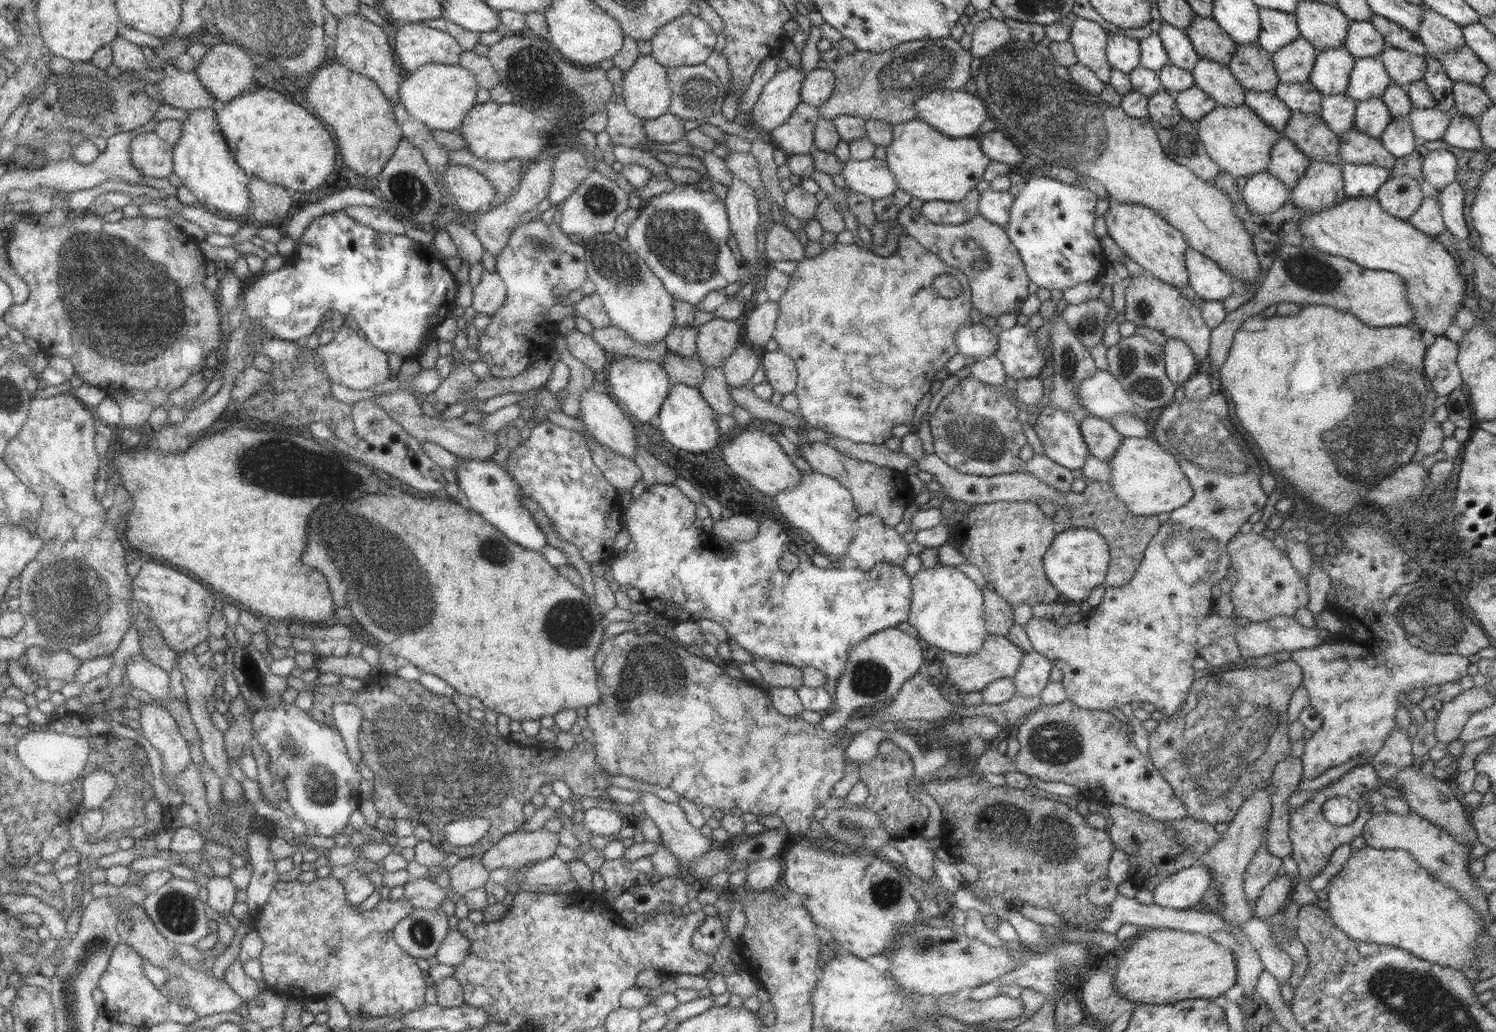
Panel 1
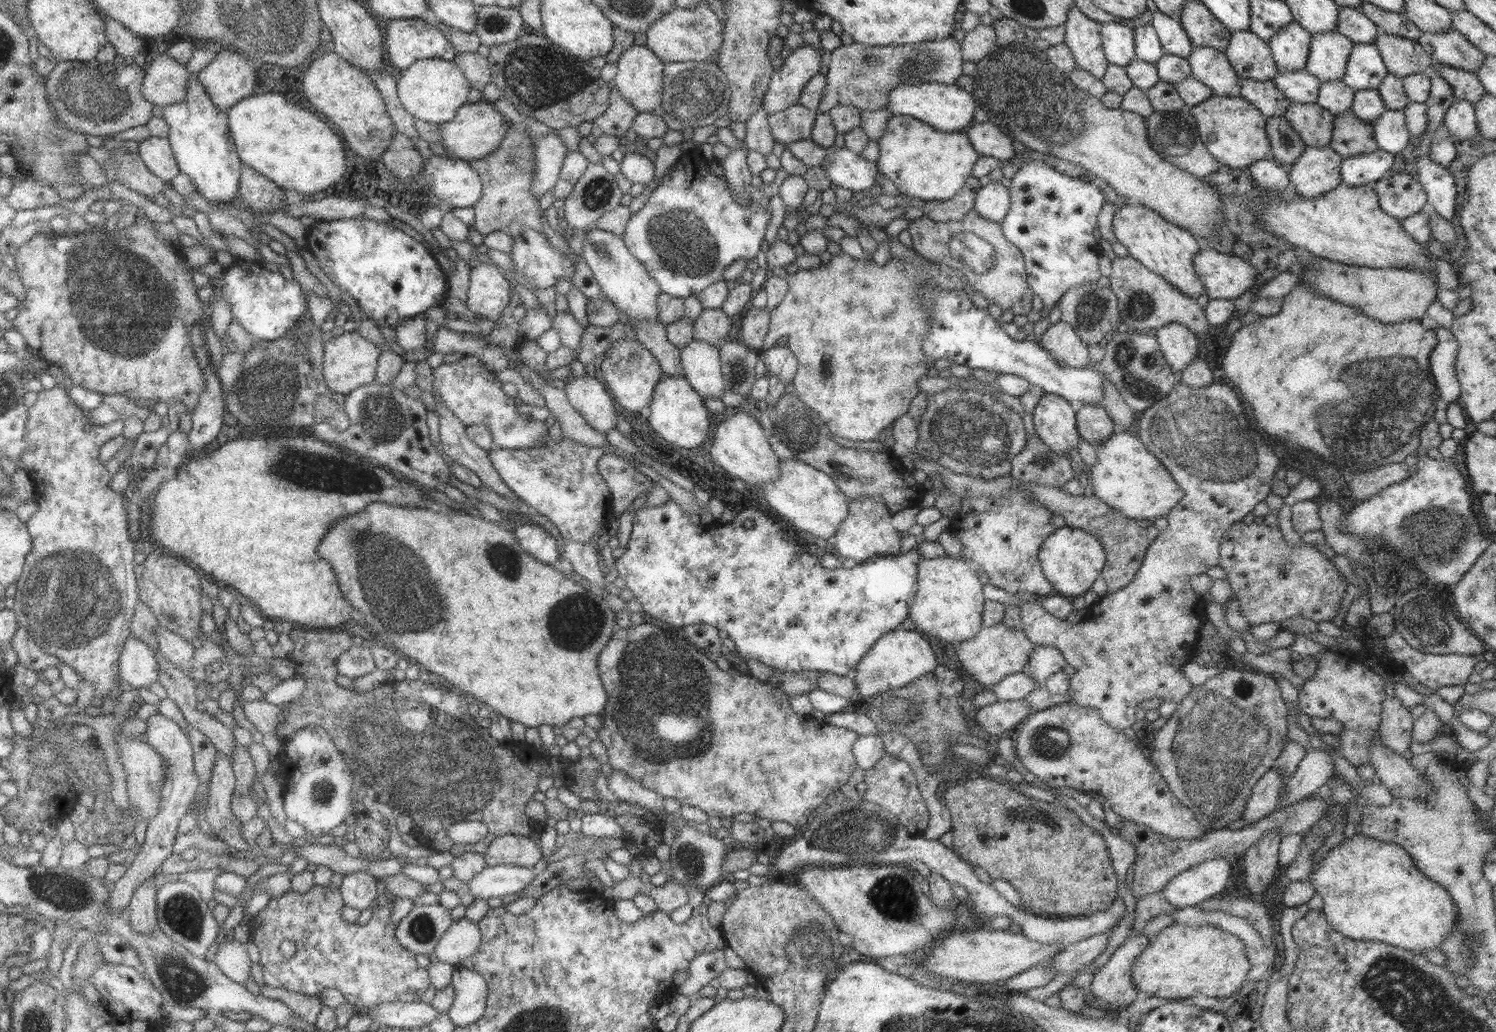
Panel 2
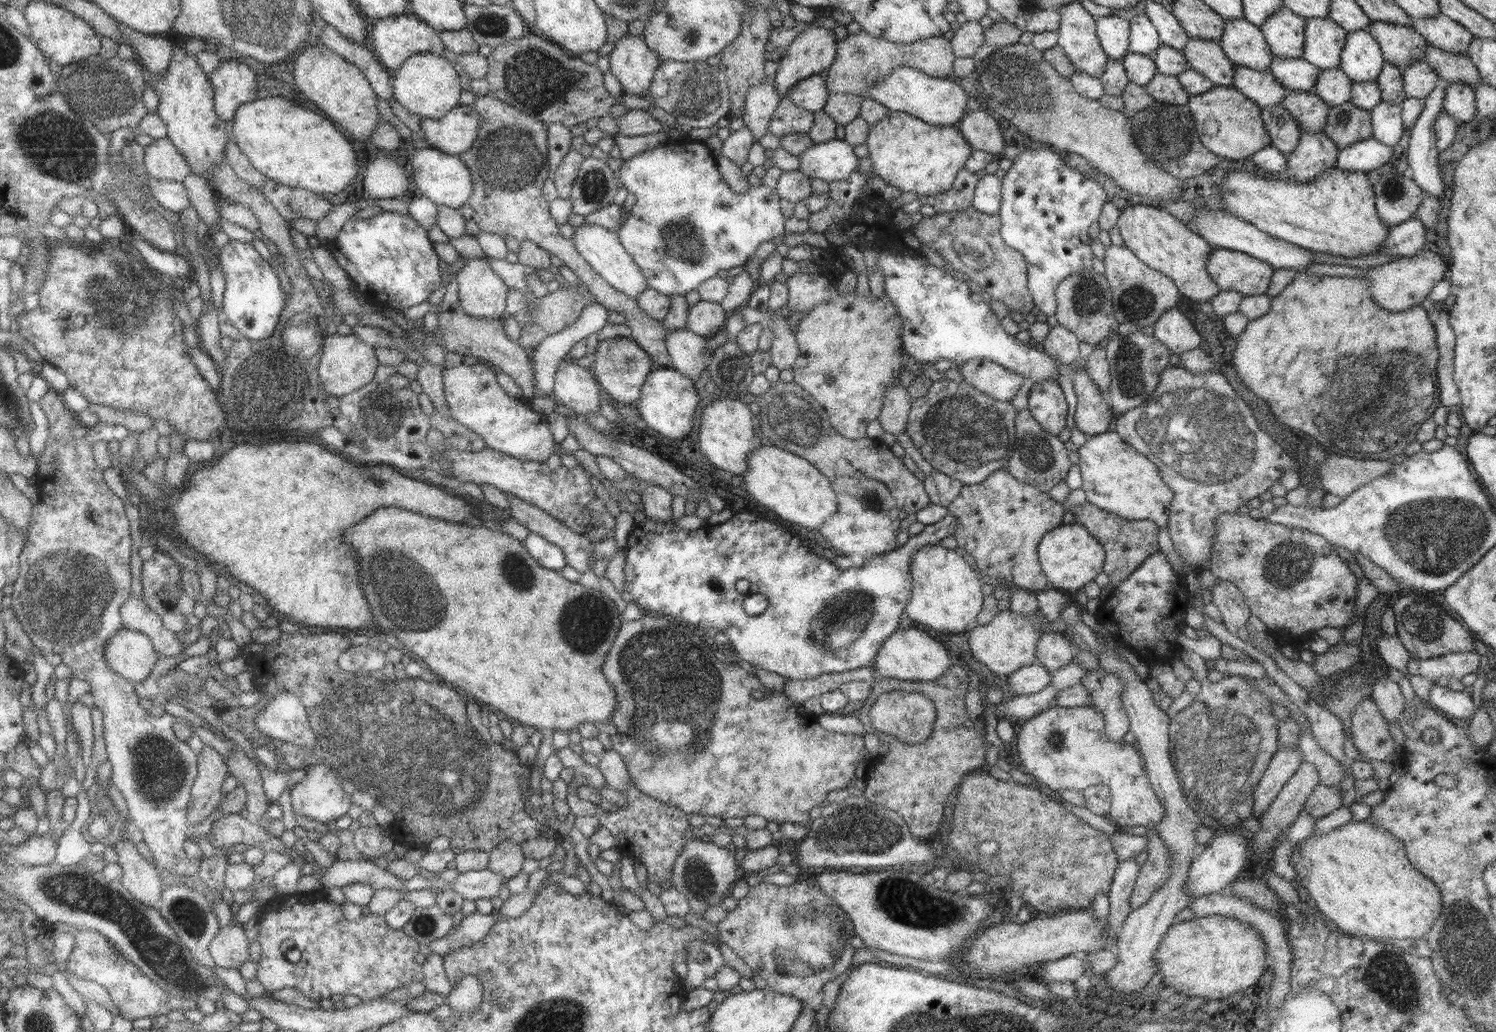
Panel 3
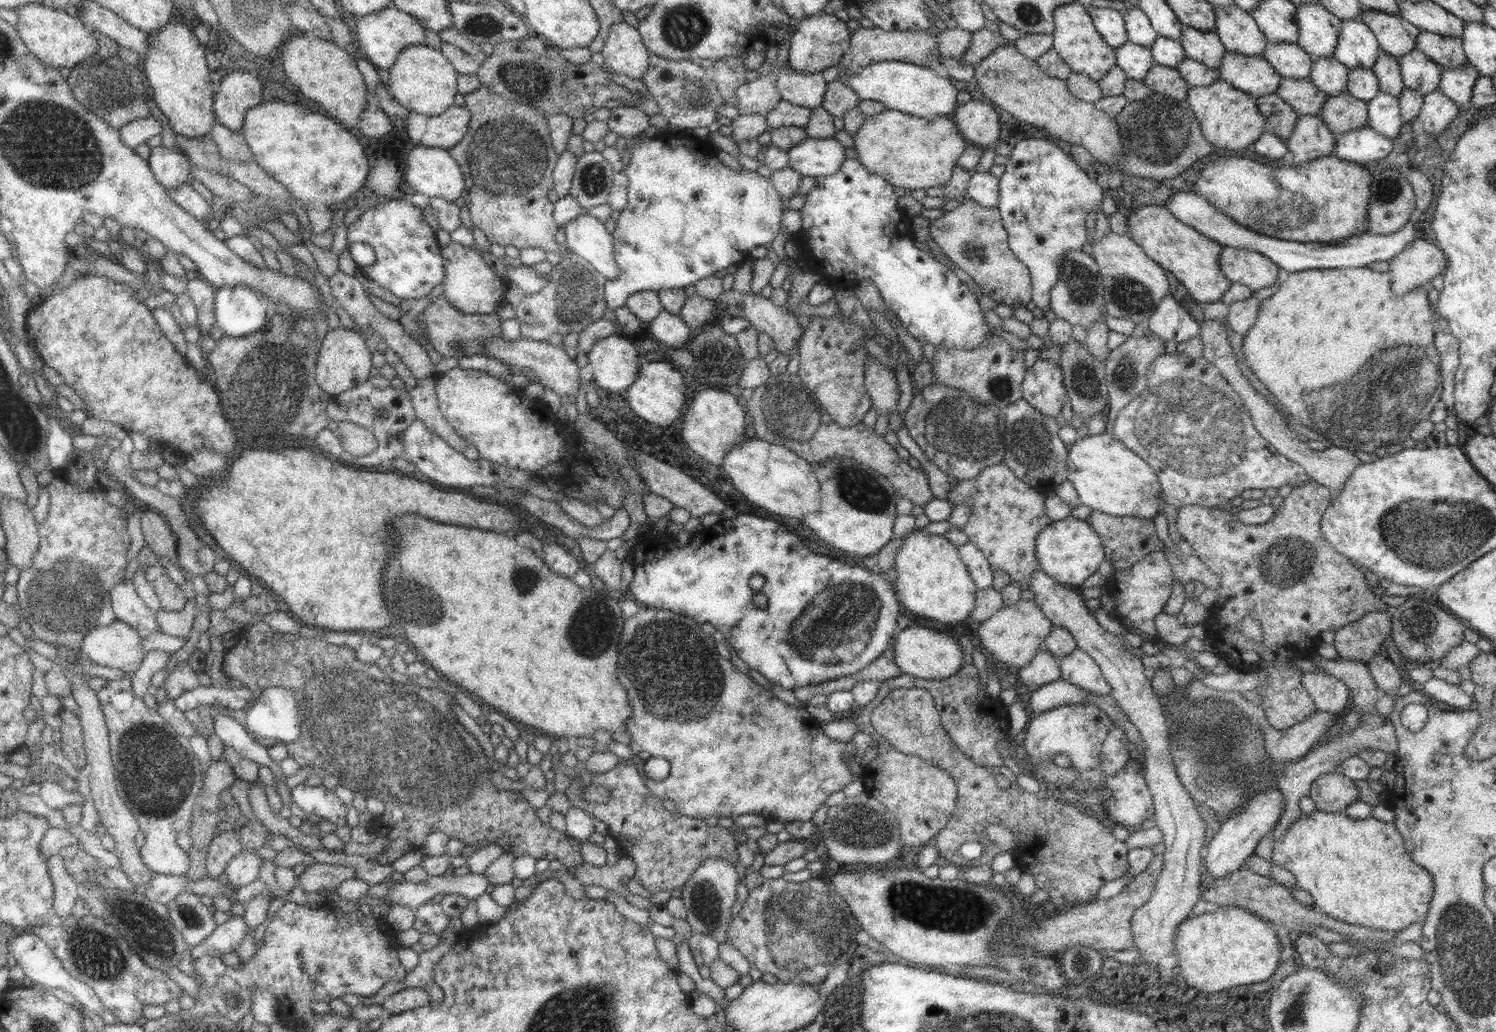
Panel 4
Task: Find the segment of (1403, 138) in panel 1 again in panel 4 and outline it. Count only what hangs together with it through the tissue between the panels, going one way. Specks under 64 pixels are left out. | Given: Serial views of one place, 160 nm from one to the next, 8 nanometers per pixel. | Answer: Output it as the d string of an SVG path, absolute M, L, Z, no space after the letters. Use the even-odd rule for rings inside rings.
M1378 93L1367 102L1368 127L1385 138L1398 136L1399 128L1404 124L1400 117L1398 97Z

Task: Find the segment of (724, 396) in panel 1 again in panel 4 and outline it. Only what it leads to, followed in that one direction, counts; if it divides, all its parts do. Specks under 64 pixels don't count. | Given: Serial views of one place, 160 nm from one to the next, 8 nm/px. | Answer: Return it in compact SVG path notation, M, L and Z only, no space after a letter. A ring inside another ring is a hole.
M663 309L648 323L648 330L649 336L662 348L675 350L686 348L694 334L679 315L669 314Z

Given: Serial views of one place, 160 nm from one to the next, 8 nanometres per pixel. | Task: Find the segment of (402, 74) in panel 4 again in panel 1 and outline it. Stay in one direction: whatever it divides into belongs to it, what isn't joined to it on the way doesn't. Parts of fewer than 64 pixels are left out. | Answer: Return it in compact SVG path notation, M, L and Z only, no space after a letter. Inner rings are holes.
M433 64L420 66L415 72L405 74L398 83L400 104L415 120L422 122L431 130L446 130L457 133L463 119L474 106L477 81L466 68L458 64Z

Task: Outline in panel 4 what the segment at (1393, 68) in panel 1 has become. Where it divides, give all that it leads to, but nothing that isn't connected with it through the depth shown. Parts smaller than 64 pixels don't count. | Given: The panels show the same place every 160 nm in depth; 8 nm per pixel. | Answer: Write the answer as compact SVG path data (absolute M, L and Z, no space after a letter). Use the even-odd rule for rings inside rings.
M1367 11L1359 19L1375 35L1381 51L1400 57L1414 49L1418 28L1401 16Z

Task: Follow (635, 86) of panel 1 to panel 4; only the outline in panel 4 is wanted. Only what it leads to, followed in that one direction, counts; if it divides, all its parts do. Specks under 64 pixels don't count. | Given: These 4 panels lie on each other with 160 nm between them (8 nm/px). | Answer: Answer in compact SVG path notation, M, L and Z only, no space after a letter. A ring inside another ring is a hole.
M624 21L609 26L608 30L607 39L600 51L604 58L603 66L611 72L625 74L625 76L629 78L640 80L647 70L650 51L648 51L642 43L639 31L633 28L633 26L625 24Z

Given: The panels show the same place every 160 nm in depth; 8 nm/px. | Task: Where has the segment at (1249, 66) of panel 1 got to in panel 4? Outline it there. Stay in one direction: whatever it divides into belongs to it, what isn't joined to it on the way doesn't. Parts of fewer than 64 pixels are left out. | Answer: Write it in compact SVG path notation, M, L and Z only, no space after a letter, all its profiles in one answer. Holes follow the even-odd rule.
M1235 4L1231 7L1214 8L1214 14L1214 31L1226 52L1236 52L1243 56L1262 56L1266 38L1250 14L1243 12Z

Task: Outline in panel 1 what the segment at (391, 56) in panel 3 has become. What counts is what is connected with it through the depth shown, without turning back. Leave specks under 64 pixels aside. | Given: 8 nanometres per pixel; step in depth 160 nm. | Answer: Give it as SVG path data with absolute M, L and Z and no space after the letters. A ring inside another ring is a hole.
M421 22L396 25L394 56L405 74L415 72L429 62L458 64L463 48L450 34Z

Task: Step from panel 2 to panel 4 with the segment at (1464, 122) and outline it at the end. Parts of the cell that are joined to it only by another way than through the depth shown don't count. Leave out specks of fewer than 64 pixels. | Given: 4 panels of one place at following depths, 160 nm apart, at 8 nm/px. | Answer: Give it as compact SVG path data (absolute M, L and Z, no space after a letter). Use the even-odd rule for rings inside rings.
M1467 63L1457 68L1443 68L1438 89L1449 97L1458 108L1470 102L1472 86L1480 74Z

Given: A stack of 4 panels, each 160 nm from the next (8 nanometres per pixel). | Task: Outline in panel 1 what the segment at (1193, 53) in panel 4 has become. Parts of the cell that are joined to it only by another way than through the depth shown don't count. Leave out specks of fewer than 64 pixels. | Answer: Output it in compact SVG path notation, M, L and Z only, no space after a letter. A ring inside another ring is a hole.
M1198 58L1190 73L1194 85L1215 100L1217 105L1233 107L1244 104L1244 90L1224 64Z

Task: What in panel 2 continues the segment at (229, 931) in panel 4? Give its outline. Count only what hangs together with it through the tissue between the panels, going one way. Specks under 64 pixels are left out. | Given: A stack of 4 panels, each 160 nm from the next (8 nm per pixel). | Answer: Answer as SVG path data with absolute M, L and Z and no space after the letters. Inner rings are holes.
M235 939L218 944L213 962L227 979L236 984L244 985L250 979L251 962L247 956L246 944Z

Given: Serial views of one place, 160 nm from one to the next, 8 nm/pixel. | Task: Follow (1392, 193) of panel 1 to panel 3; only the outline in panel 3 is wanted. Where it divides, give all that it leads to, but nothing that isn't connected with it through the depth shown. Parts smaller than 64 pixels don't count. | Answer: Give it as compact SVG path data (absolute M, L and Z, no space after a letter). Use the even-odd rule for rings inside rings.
M1383 174L1373 190L1378 217L1389 226L1413 217L1425 195L1413 179L1401 174Z

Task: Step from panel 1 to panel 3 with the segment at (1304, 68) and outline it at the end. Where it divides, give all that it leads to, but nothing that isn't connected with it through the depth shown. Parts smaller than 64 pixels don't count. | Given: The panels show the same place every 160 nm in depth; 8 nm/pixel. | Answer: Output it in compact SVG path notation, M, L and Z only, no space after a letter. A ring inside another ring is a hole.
M1281 5L1277 13L1267 17L1258 27L1274 57L1299 58L1303 52L1305 22L1303 17Z

